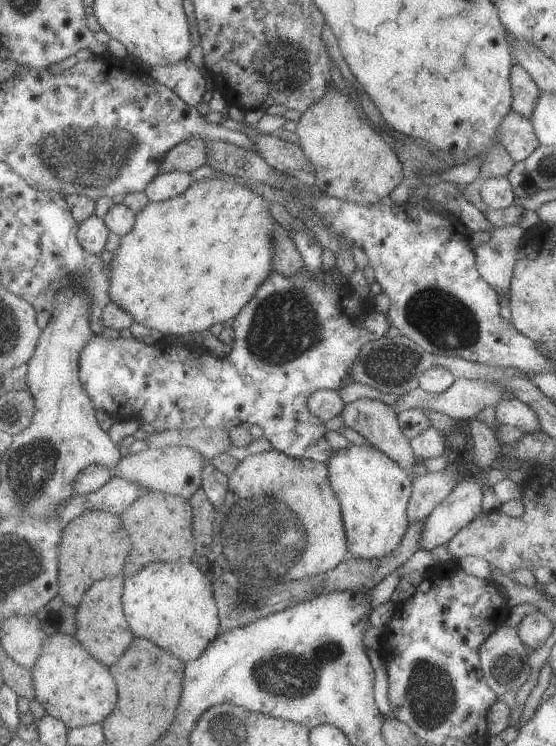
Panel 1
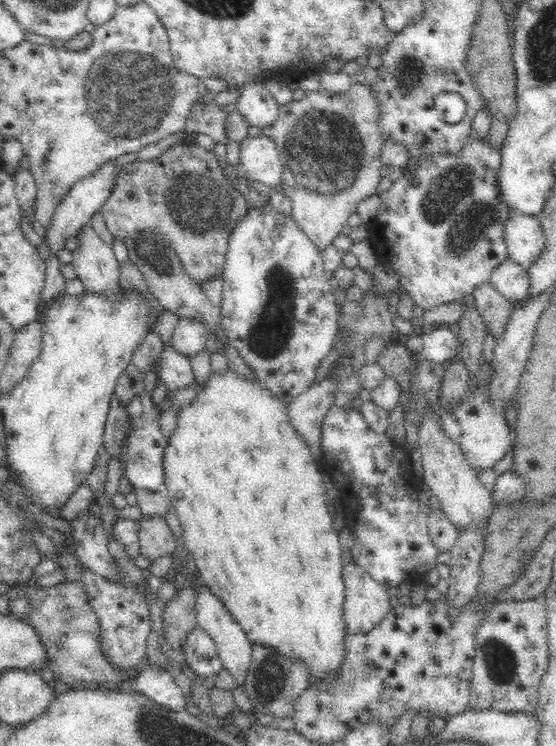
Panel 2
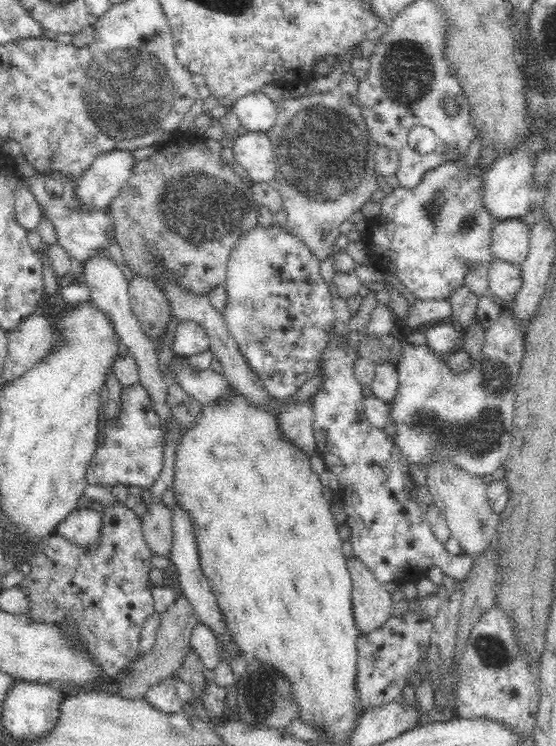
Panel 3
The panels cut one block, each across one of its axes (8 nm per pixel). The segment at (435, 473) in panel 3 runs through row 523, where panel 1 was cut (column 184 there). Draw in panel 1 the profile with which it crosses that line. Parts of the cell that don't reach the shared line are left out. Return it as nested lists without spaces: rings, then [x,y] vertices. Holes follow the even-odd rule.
[[[167,446],[147,448],[134,454],[125,454],[115,466],[114,476],[137,482],[148,491],[164,492],[190,499],[203,485],[203,468],[207,459],[195,448]]]

